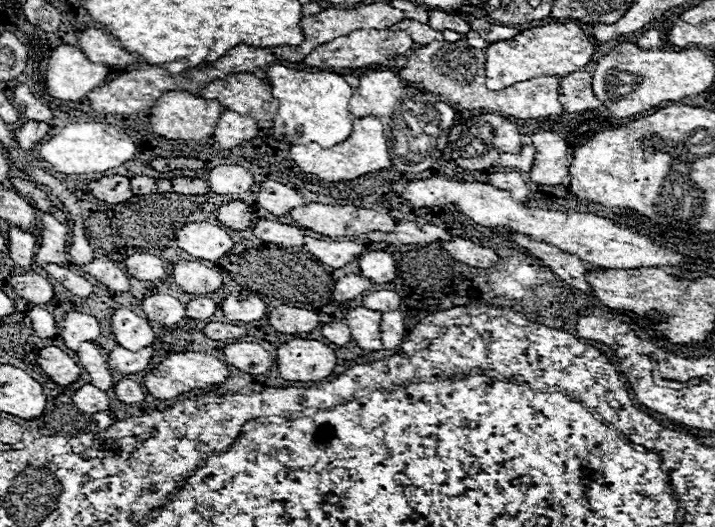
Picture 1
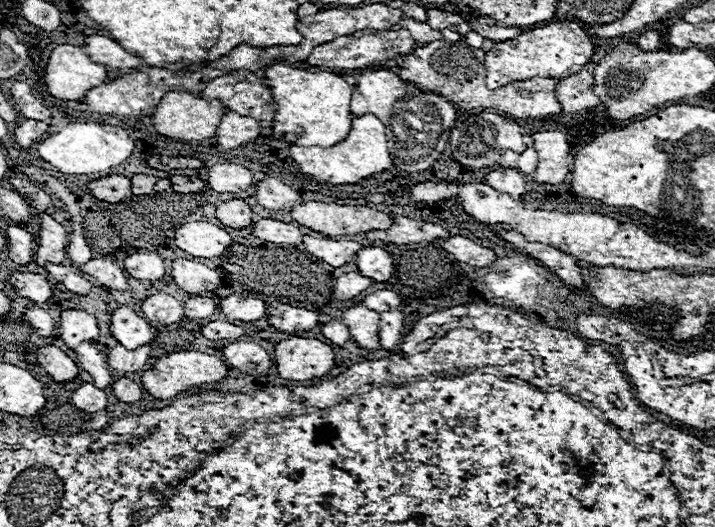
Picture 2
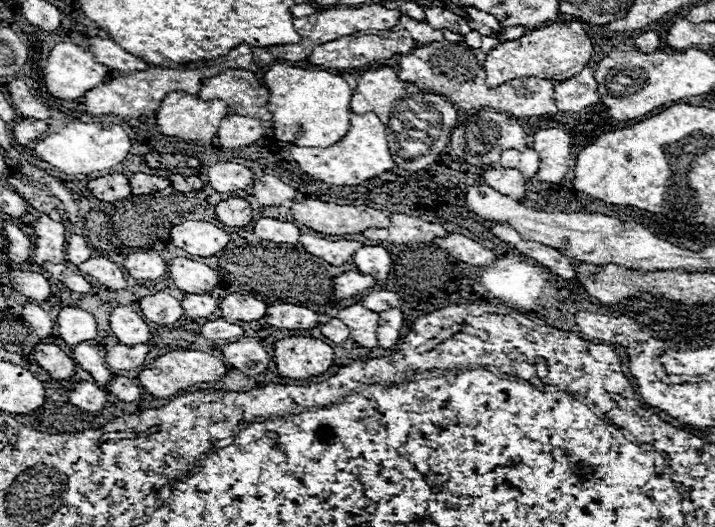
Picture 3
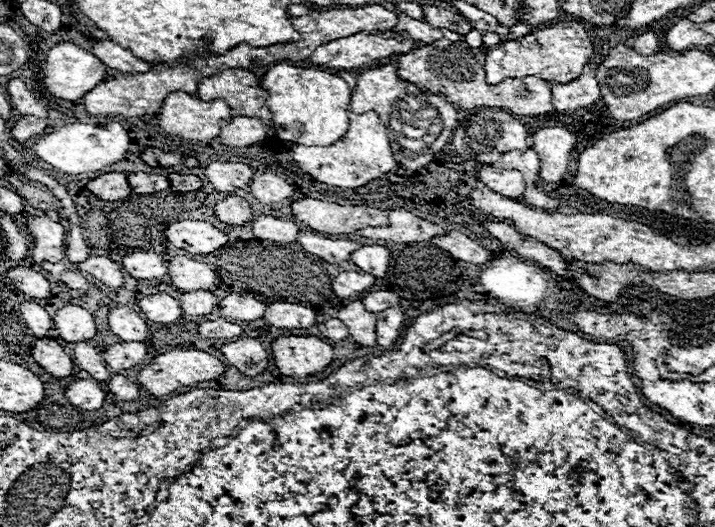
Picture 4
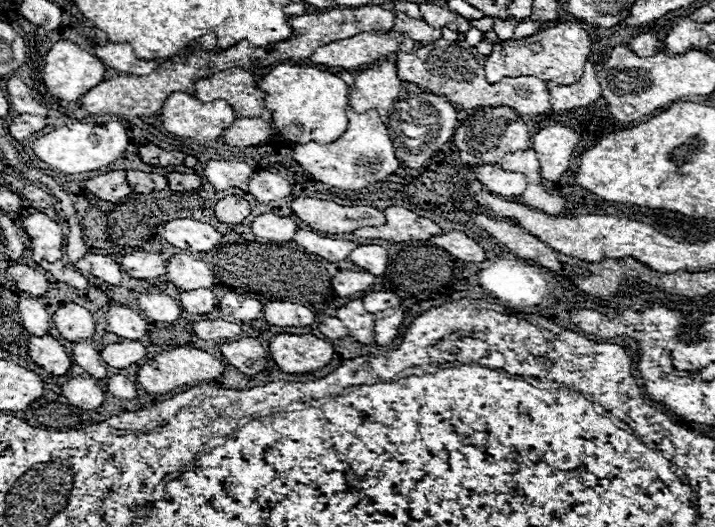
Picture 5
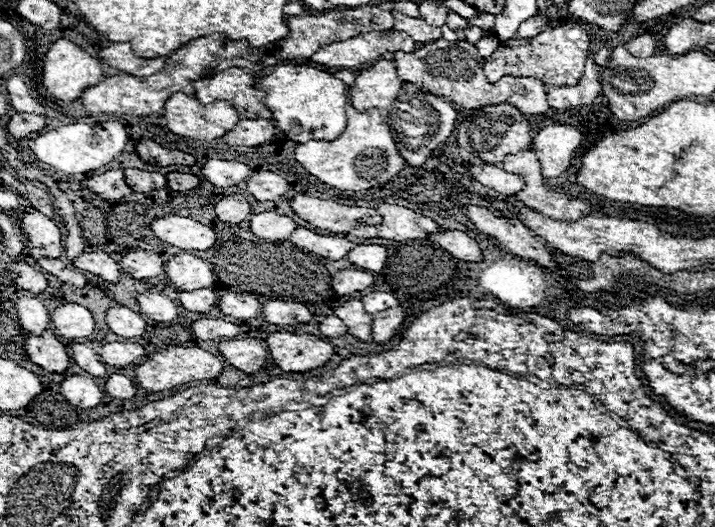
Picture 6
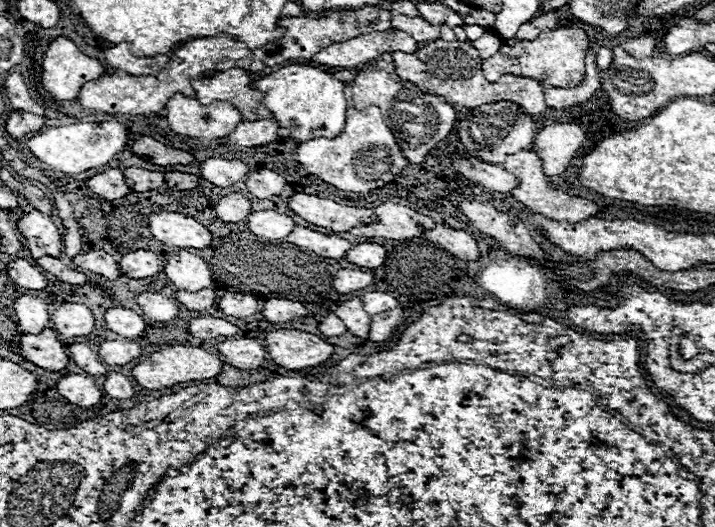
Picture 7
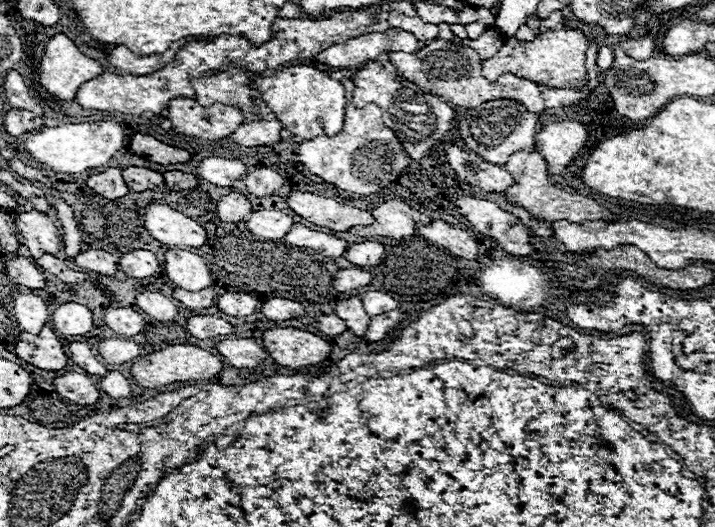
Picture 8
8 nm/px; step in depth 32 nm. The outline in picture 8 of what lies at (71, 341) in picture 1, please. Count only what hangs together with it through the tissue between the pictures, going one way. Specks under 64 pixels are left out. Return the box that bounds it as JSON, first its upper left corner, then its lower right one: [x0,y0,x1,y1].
[52,302,94,336]

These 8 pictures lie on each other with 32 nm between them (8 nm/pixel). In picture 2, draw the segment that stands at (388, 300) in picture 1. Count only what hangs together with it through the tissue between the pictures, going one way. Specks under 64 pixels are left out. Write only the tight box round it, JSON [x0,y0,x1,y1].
[362,290,400,312]

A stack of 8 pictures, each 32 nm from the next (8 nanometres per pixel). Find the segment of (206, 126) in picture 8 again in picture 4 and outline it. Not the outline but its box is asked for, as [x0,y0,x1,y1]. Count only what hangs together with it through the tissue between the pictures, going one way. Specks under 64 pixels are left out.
[158,92,234,142]

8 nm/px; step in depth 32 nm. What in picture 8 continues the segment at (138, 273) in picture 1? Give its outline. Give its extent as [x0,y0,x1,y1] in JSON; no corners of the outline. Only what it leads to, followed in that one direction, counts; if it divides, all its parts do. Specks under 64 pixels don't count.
[118,250,160,278]

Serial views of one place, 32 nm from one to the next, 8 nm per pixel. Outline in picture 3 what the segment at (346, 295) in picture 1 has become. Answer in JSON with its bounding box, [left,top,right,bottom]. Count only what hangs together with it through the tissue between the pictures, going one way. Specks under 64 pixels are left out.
[334,272,376,300]

